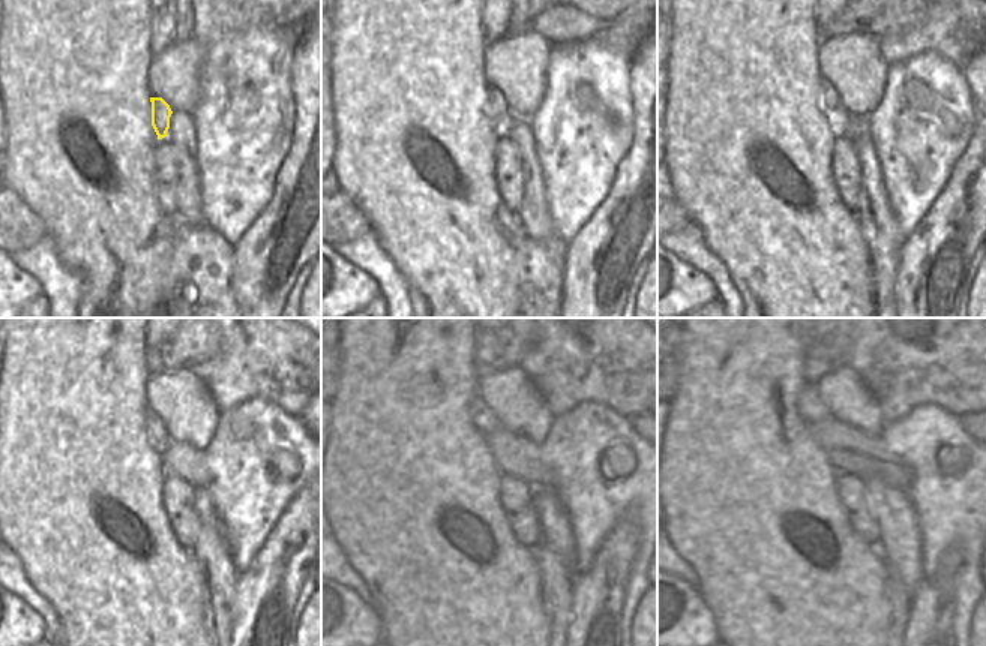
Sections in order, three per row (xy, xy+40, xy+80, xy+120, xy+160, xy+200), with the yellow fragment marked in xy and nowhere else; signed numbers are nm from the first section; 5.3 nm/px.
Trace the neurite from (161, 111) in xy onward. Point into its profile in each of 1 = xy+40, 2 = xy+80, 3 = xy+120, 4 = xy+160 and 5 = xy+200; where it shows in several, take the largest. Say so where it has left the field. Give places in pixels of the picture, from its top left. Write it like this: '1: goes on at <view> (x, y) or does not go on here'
1: goes on at xy+40 (499, 113)
2: goes on at xy+80 (830, 102)
3: goes on at xy+120 (155, 429)
4: goes on at xy+160 (483, 420)
5: goes on at xy+200 (811, 408)

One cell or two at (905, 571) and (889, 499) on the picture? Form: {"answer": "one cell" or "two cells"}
{"answer": "one cell"}

